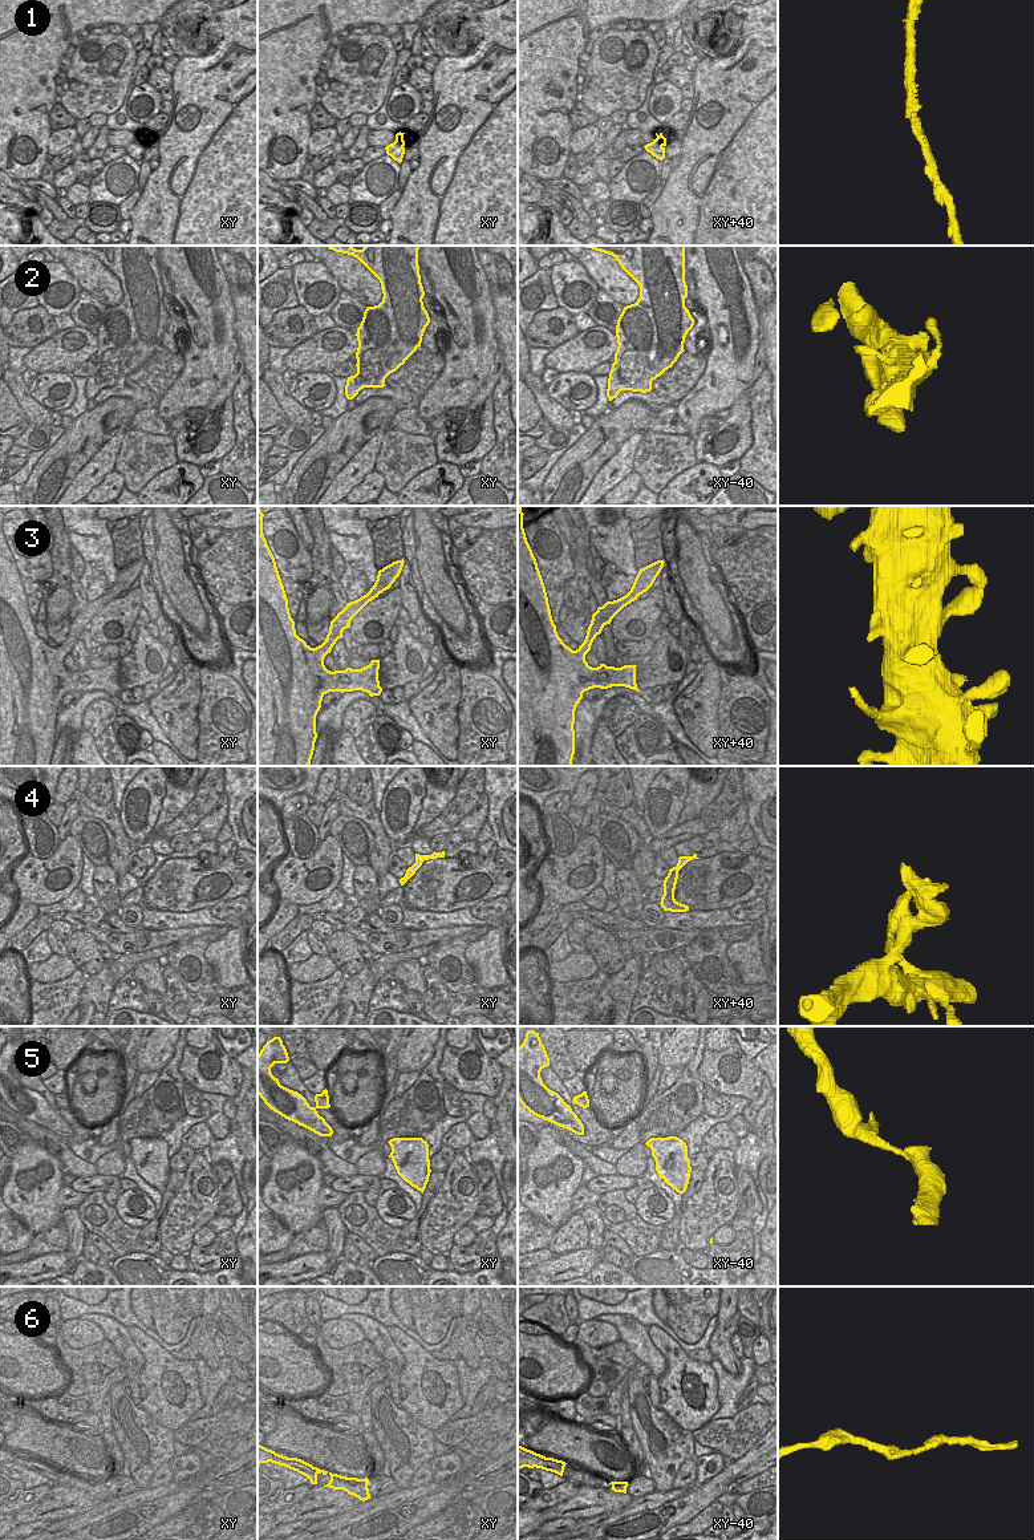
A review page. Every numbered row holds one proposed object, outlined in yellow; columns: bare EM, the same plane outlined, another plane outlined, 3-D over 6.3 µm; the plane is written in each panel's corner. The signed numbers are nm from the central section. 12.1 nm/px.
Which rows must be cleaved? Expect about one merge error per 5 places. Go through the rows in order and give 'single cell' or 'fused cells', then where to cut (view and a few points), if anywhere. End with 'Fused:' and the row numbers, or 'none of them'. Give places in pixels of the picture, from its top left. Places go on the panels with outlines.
1: single cell; no cut
2: single cell; no cut
3: single cell; no cut
4: fused cells; cut in xy+40 along (677, 871), (668, 875)
5: single cell; no cut
6: single cell; no cut
Fused: 4

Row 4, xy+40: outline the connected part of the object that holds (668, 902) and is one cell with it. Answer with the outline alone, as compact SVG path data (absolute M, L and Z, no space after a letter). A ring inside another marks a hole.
M674 872L673 875L668 875L664 880L664 895L661 897L661 907L664 911L670 912L686 912L689 911L689 907L685 904L678 903L674 899L674 889L678 879L678 872Z

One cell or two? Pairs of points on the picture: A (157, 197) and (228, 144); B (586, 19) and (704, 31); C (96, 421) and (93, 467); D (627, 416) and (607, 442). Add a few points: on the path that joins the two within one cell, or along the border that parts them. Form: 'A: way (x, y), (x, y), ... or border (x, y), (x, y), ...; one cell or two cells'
A: way (177, 197), (182, 197), (215, 163); one cell
B: border (681, 13), (678, 16); two cells
C: border (117, 434), (73, 478); two cells
D: way (620, 422), (608, 436); one cell

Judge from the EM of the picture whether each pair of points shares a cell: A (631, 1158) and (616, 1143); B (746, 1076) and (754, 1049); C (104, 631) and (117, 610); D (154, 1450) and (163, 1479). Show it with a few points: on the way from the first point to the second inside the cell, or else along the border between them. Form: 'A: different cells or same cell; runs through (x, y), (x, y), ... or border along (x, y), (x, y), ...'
A: different cells; border along (639, 1142), (629, 1150)
B: different cells; border along (734, 1040), (739, 1049), (753, 1060)
C: same cell; runs through (109, 625), (117, 615)
D: different cells; border along (167, 1462), (154, 1472), (146, 1487)

